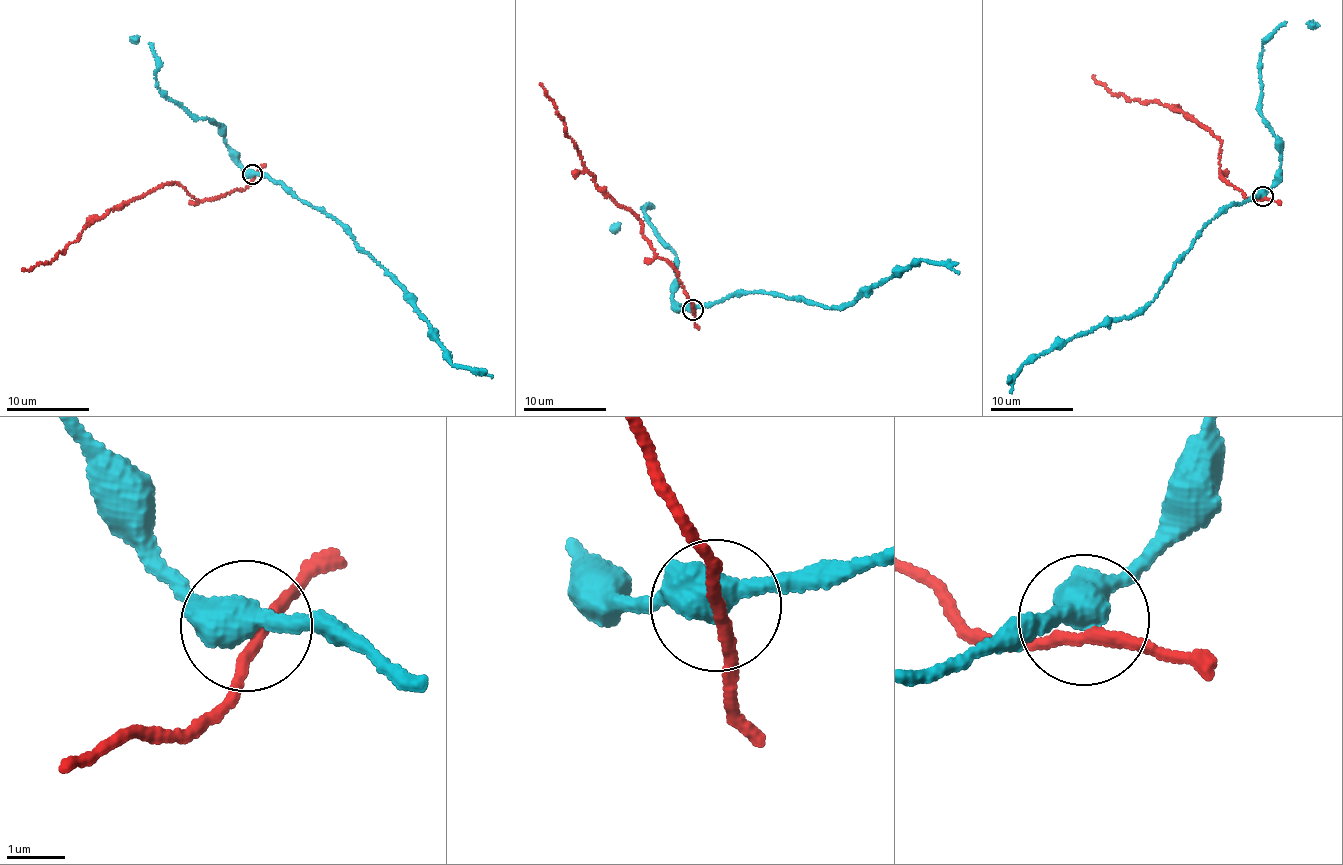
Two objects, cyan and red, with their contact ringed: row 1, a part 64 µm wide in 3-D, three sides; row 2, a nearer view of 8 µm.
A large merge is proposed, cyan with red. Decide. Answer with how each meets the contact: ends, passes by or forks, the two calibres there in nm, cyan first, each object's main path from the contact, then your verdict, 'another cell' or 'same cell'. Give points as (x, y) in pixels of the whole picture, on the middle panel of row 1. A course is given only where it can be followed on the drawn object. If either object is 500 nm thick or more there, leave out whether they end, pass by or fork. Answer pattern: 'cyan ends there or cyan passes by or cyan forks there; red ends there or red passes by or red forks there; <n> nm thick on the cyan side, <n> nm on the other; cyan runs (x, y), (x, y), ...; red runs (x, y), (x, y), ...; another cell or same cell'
cyan forks there; red passes by; 400 nm thick on the cyan side, 200 nm on the other; cyan runs (693, 310), (748, 293), (842, 307), (921, 260), (952, 266), (958, 274); red runs (692, 311), (678, 274), (657, 256), (640, 222), (596, 186), (540, 83); another cell

